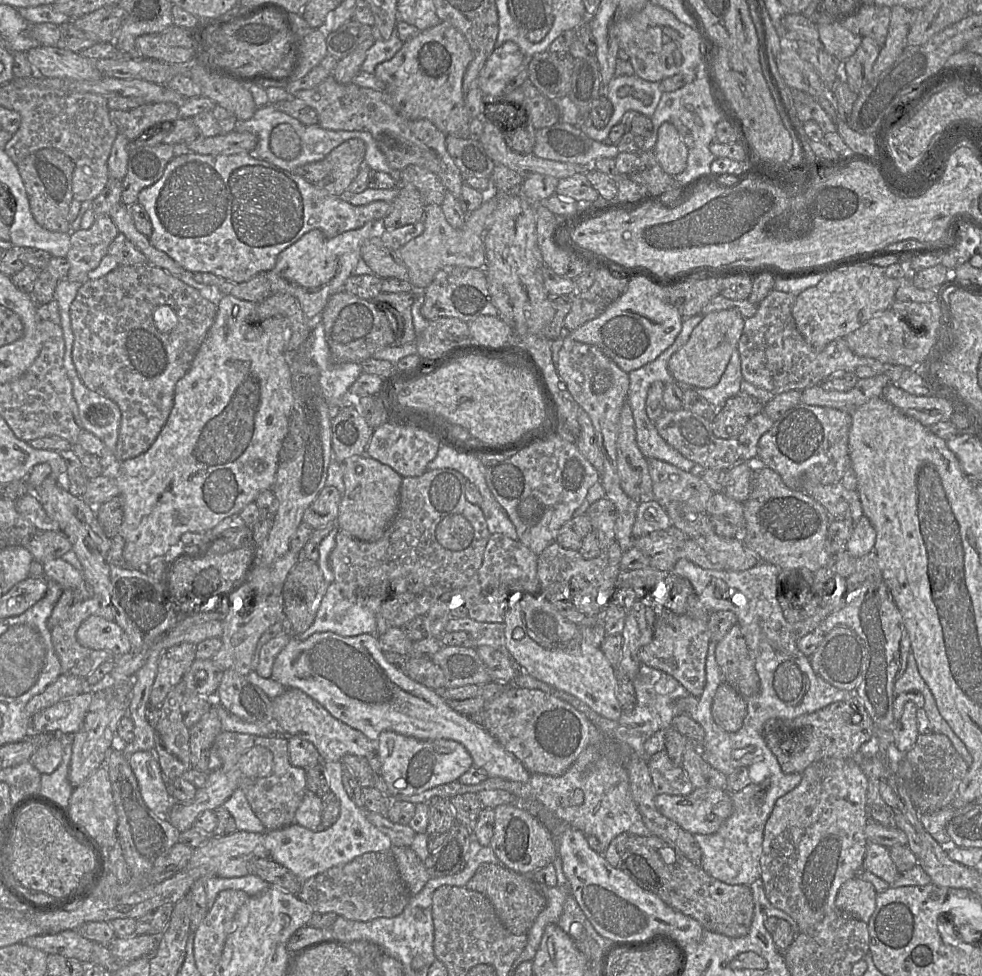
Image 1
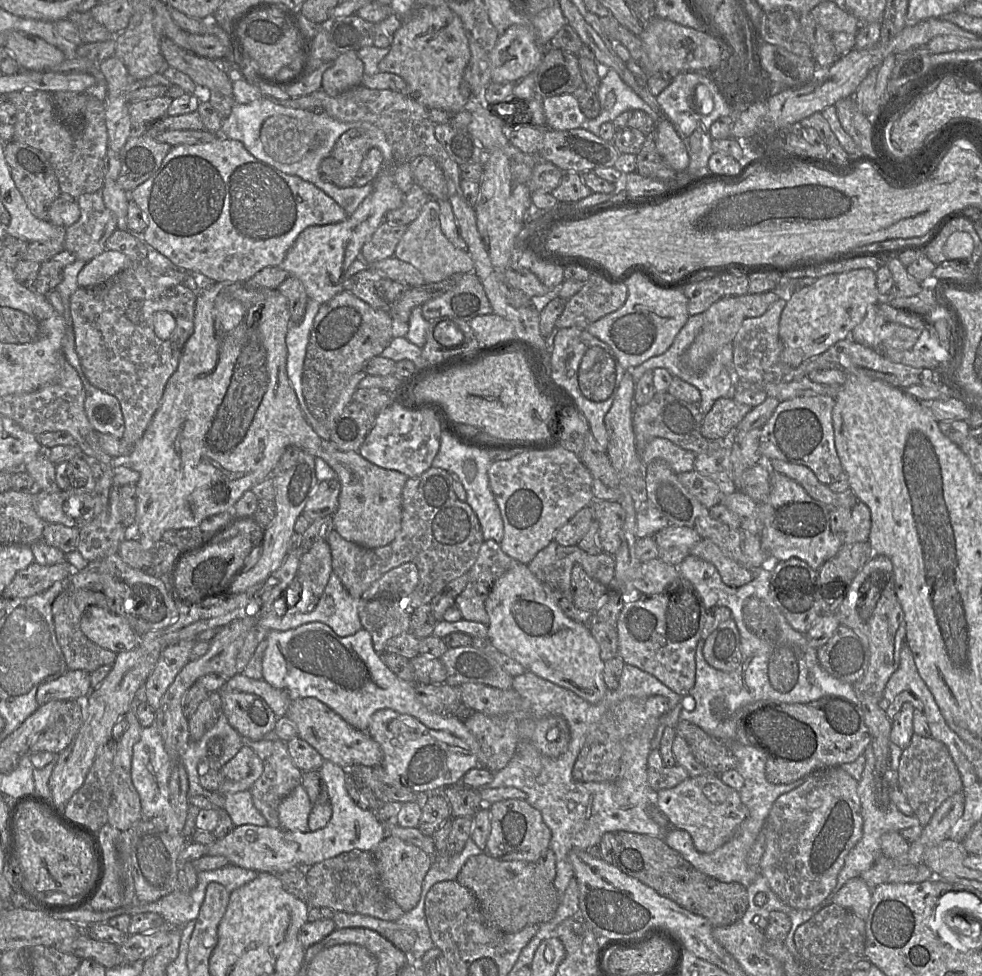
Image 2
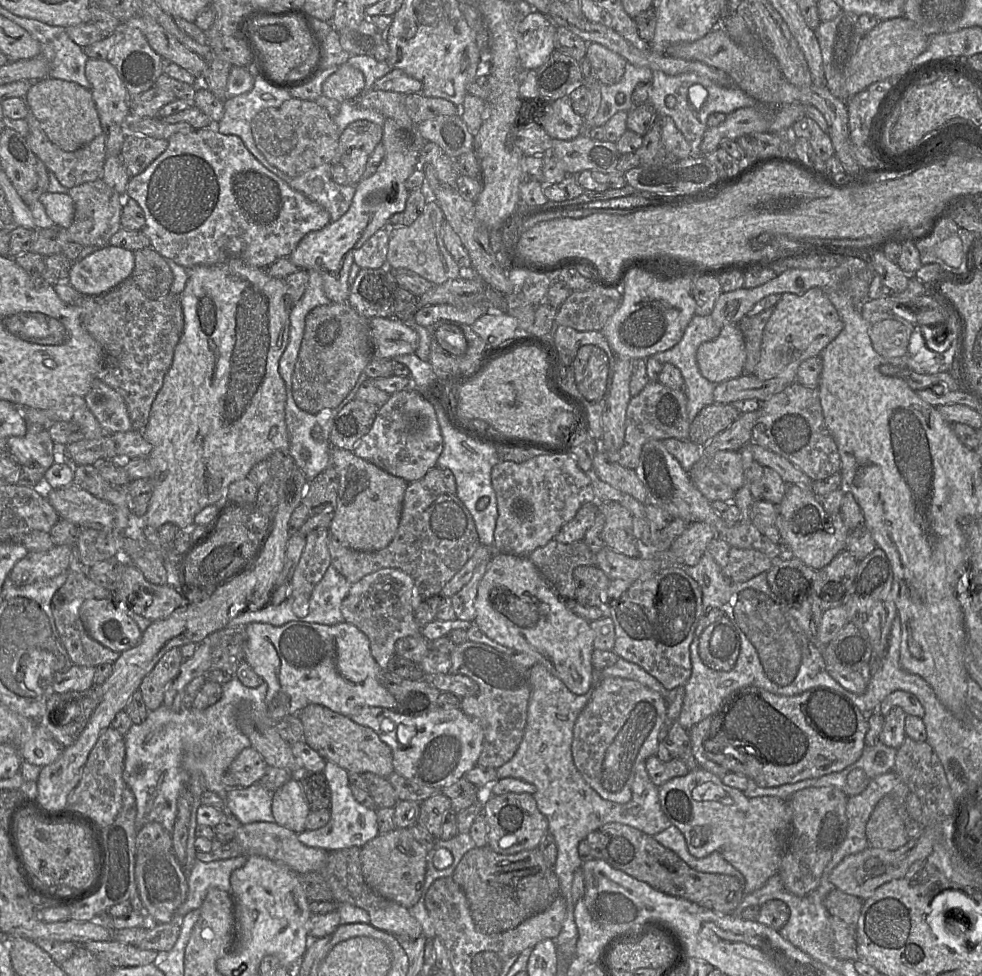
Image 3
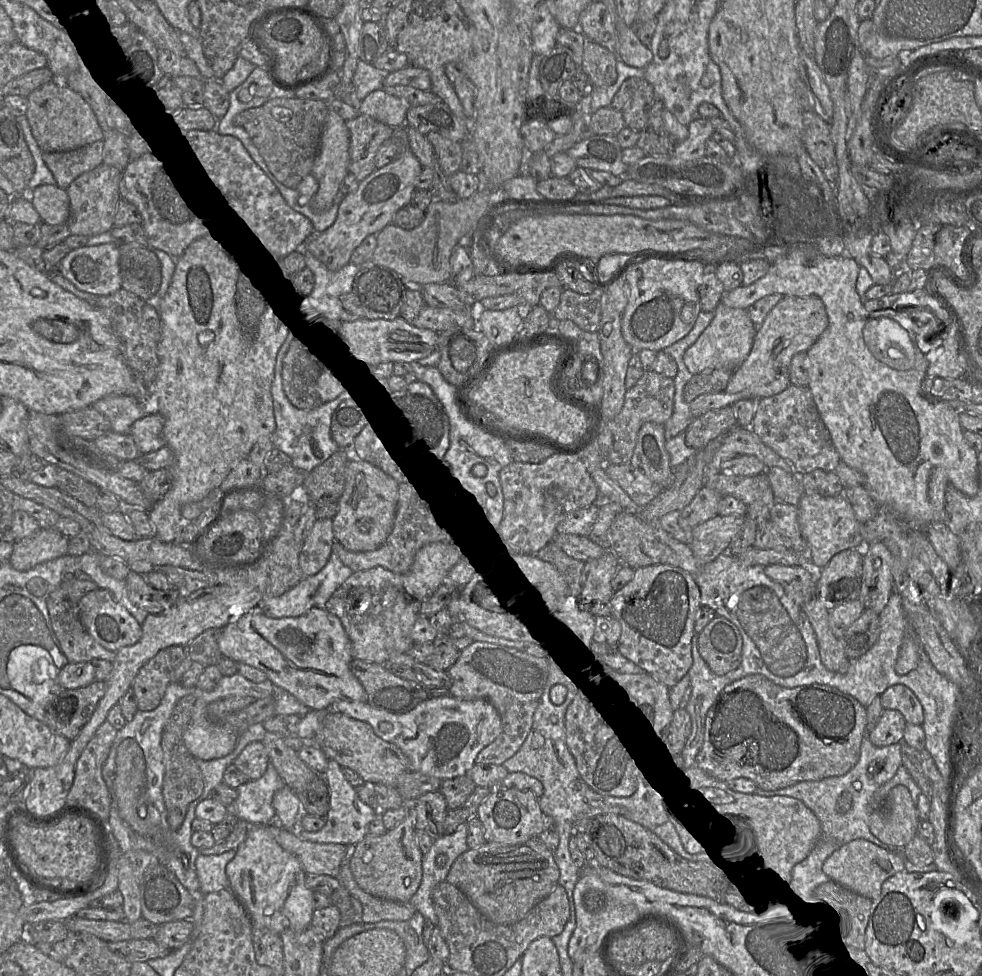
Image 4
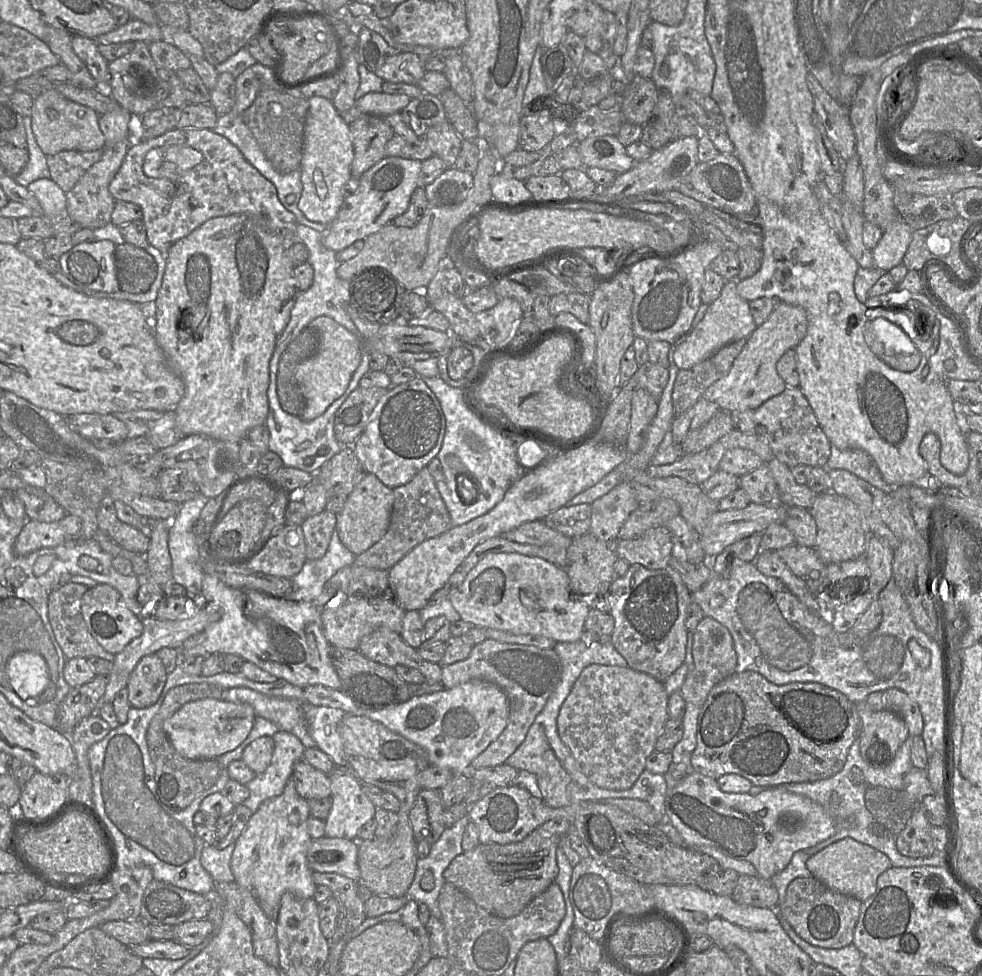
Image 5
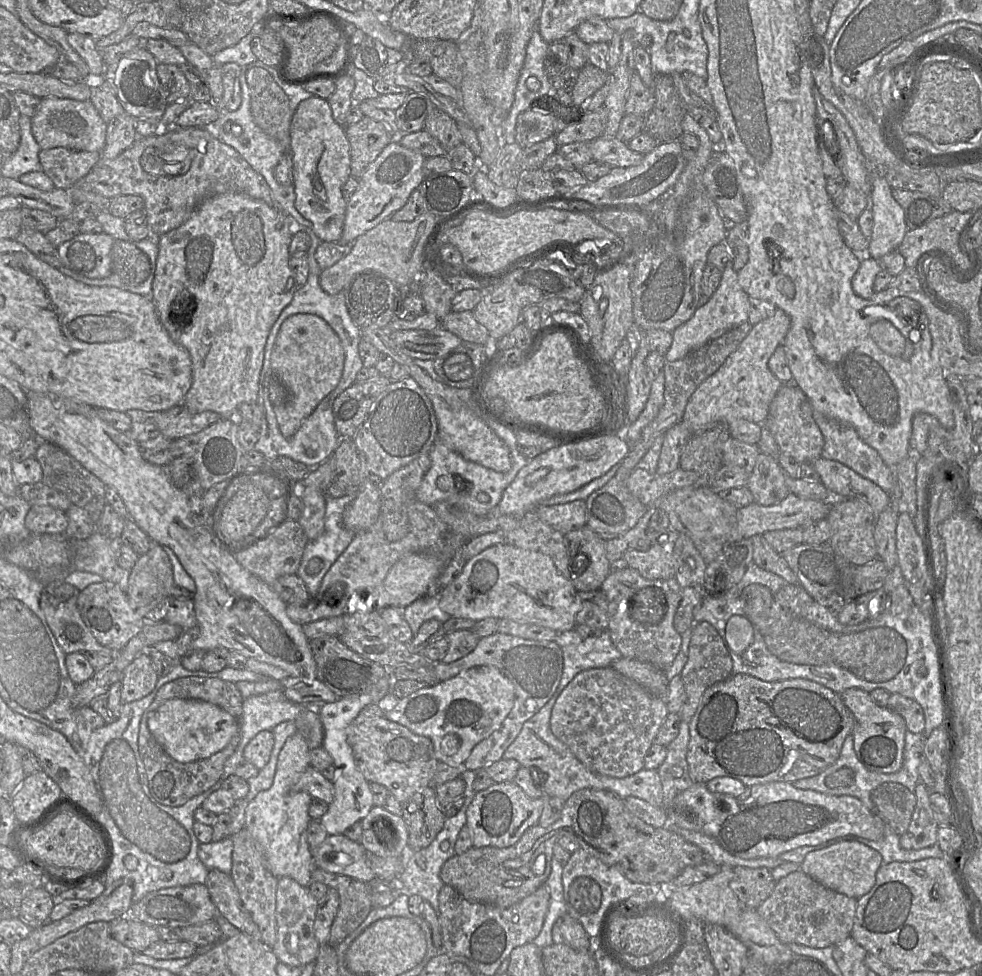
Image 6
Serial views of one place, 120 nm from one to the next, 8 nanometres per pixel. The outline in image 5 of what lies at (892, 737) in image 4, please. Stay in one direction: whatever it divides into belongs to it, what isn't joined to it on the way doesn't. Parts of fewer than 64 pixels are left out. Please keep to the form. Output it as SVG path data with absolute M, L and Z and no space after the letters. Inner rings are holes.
M866 700L855 704L861 720L858 737L861 756L873 767L885 767L909 737L906 723L890 710L871 710Z

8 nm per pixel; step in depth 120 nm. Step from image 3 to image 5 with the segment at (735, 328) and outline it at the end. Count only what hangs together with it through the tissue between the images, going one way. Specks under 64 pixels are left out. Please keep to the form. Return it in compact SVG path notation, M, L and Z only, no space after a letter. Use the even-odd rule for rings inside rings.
M726 281L719 297L709 305L702 321L690 330L678 343L673 360L679 369L690 369L706 360L725 345L748 339L758 327L749 308L749 302L737 293L737 281Z

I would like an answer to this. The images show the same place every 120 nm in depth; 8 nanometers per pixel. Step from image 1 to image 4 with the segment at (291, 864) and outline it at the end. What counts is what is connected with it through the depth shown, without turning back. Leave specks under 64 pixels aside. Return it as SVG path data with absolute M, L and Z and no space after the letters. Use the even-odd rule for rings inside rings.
M328 760L328 765L323 776L330 791L330 806L325 816L326 823L319 831L308 832L298 829L297 833L301 839L310 842L355 846L368 834L369 825L375 819L378 810L361 801L357 795L356 788L345 778L342 767L335 760Z

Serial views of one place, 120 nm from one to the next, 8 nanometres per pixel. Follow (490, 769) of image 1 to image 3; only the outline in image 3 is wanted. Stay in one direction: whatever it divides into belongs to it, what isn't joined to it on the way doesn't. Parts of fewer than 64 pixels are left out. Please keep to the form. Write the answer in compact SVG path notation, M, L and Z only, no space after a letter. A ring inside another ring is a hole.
M298 620L273 626L253 622L246 625L245 629L248 644L244 661L268 685L265 703L273 721L278 722L287 716L297 715L310 704L321 705L347 717L353 710L366 706L396 710L395 698L380 683L382 669L371 654L369 639L353 624L342 622L324 625Z

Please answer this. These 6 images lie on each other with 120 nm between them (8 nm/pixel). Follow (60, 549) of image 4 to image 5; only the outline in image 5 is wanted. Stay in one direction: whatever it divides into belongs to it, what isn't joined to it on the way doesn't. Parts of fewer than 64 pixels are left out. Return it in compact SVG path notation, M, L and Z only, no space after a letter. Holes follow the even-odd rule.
M27 520L16 538L13 551L25 556L41 548L56 547L66 542L66 534L59 522Z

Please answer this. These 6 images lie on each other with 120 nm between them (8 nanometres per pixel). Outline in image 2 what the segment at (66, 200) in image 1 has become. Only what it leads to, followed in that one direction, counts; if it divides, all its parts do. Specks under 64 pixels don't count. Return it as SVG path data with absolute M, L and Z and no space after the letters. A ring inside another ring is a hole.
M14 140L4 144L4 156L12 179L30 212L38 219L48 221L48 208L61 194L58 179L49 160L40 150Z

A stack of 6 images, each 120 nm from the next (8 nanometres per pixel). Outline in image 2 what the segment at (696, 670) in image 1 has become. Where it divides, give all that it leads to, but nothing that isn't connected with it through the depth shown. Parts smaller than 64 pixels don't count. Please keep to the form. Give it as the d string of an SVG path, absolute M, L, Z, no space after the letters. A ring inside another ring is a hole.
M679 576L662 592L624 603L618 616L618 656L626 664L653 675L680 696L694 686L697 643L706 622L707 610L693 585Z

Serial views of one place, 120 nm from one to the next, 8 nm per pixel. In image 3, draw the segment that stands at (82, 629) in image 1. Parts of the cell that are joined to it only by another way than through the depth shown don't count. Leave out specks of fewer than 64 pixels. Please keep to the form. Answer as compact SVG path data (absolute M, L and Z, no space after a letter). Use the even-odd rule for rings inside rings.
M85 600L79 613L87 633L112 651L122 653L141 640L142 632L136 622L113 600Z

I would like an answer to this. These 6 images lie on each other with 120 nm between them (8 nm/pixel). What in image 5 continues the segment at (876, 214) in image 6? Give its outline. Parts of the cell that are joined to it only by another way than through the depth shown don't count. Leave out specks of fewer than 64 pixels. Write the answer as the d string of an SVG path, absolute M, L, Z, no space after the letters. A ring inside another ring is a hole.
M898 218L891 222L872 250L875 267L887 273L890 269L902 263L911 239L912 230L905 221Z

